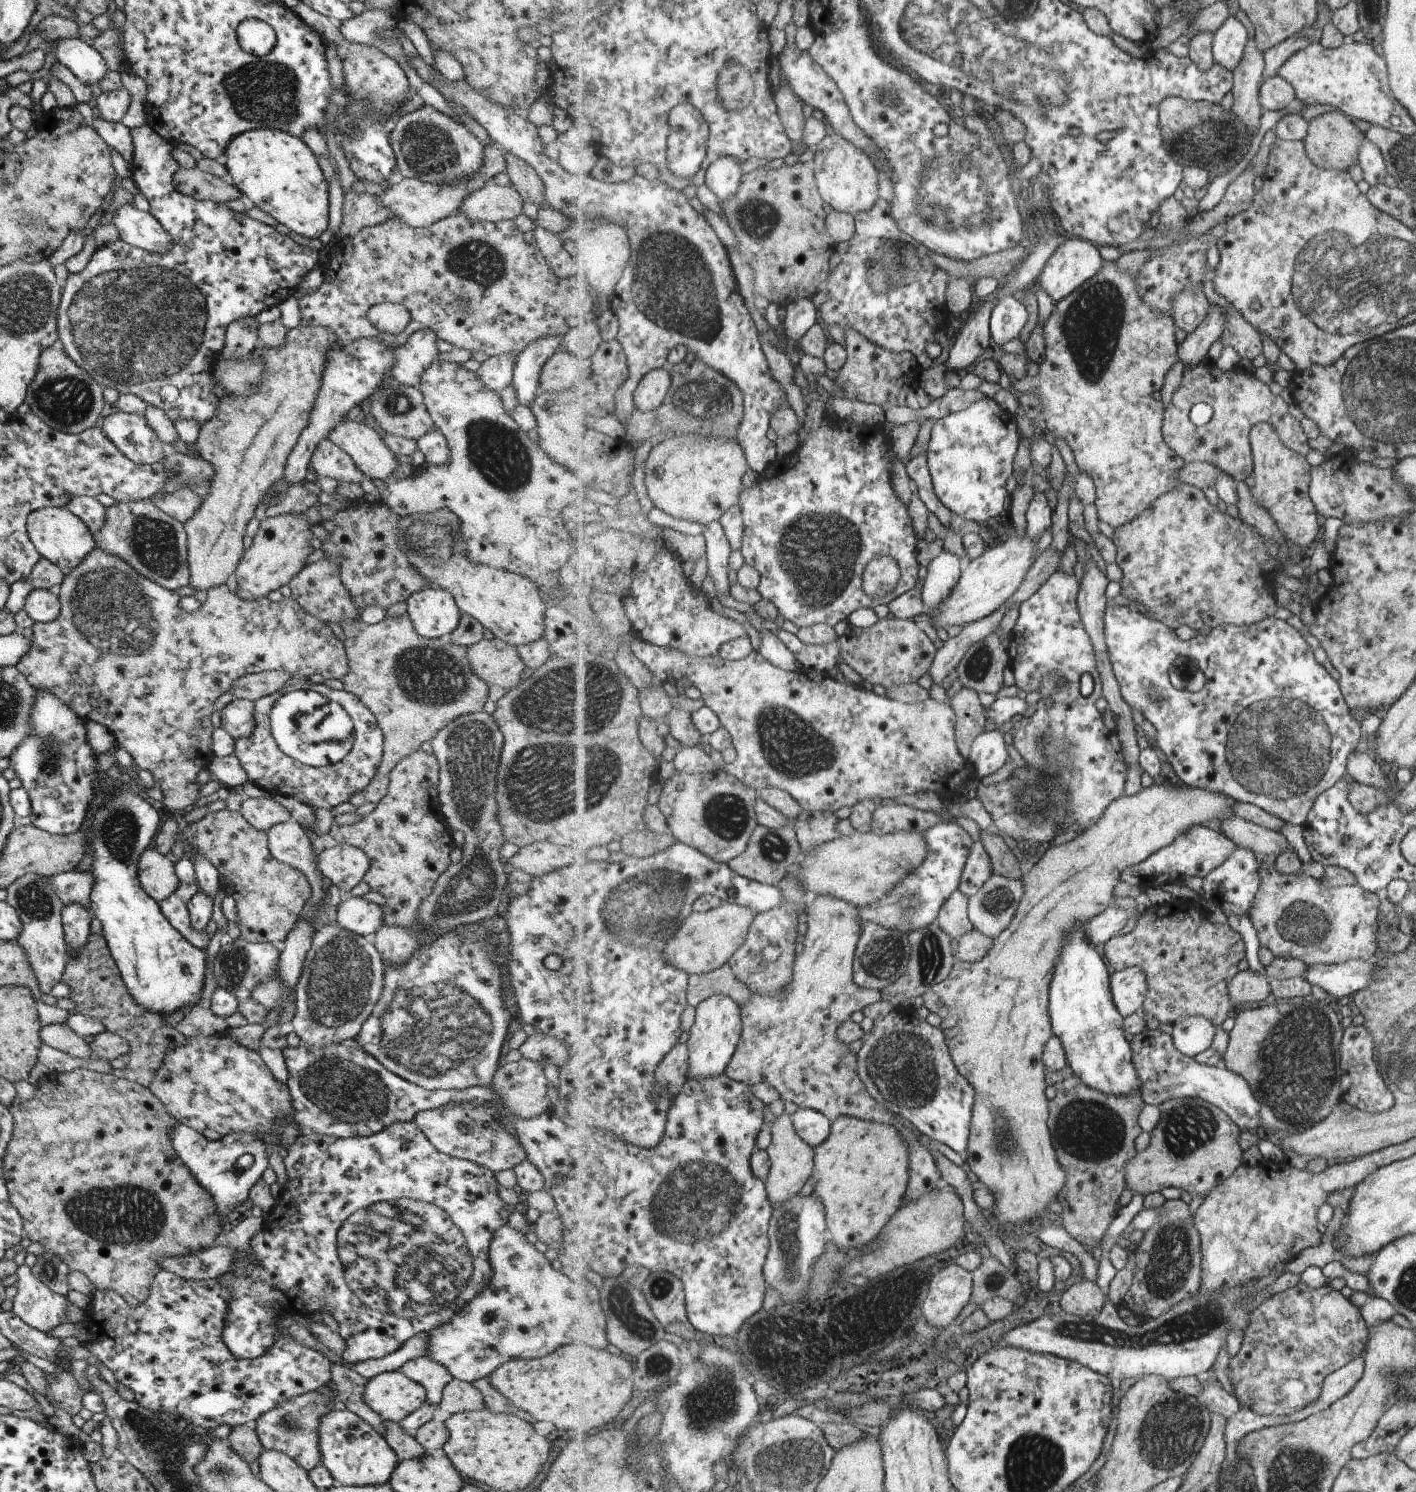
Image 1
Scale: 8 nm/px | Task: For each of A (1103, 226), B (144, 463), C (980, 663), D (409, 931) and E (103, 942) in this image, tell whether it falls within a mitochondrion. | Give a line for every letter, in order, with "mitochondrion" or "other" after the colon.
A: other
B: other
C: mitochondrion
D: other
E: other

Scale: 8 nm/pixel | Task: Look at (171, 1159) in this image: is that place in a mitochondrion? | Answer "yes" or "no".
no

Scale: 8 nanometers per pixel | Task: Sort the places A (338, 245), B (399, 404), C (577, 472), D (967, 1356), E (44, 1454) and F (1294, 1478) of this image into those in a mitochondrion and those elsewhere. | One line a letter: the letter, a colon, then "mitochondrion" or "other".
A: other
B: mitochondrion
C: other
D: other
E: other
F: mitochondrion

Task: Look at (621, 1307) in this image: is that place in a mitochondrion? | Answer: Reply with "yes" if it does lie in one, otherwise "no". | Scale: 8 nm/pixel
yes

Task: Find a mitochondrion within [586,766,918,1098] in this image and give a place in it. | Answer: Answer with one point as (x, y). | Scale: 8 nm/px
(637, 914)

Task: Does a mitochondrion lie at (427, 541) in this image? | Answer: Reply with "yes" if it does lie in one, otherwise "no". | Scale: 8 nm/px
yes

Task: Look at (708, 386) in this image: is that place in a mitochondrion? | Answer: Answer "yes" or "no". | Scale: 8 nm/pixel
yes

